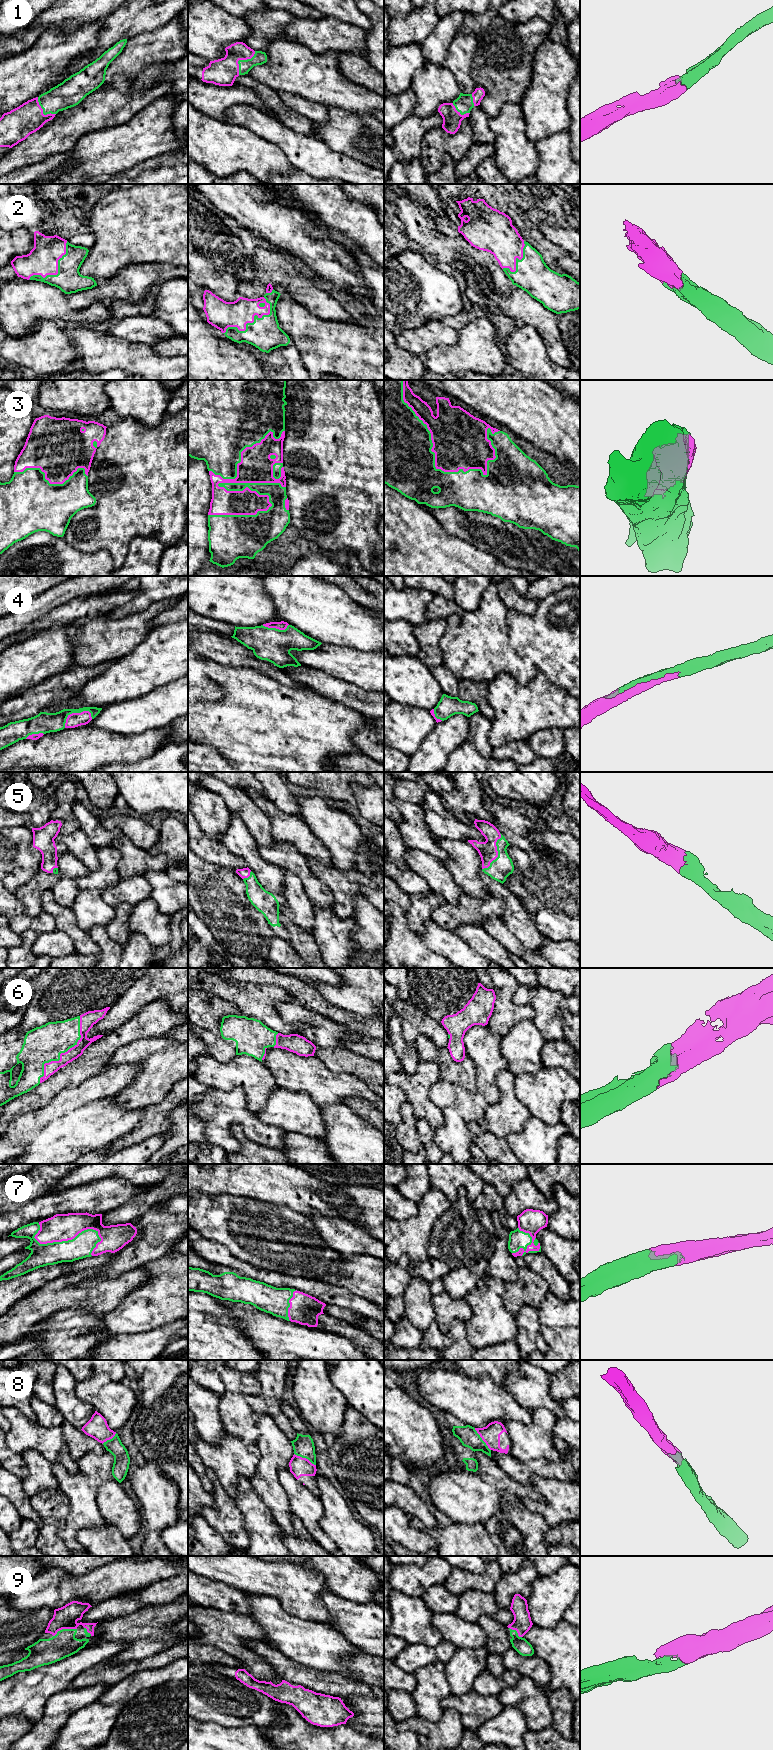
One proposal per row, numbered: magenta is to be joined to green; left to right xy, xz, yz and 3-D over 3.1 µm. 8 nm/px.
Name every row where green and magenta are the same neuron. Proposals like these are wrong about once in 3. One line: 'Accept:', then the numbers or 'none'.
Accept: 1, 2, 3, 4, 5, 6, 7, 8, 9

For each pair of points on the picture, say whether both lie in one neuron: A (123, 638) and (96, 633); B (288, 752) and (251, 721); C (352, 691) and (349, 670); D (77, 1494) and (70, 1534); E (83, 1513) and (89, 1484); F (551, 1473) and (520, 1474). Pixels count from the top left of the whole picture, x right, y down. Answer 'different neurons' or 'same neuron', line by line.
A: same neuron
B: same neuron
C: different neurons
D: same neuron
E: same neuron
F: same neuron

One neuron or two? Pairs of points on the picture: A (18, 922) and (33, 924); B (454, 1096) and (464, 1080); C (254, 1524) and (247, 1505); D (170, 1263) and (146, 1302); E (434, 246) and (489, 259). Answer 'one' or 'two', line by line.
A: one
B: two
C: one
D: one
E: one

